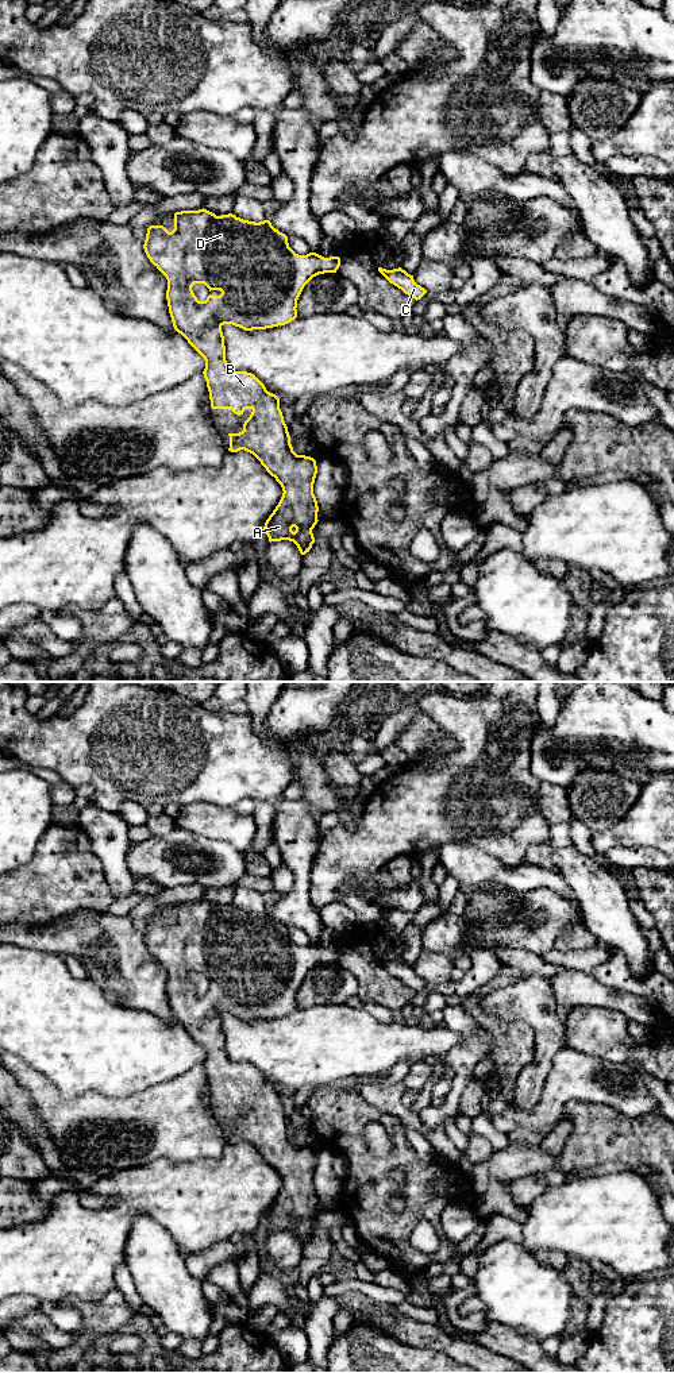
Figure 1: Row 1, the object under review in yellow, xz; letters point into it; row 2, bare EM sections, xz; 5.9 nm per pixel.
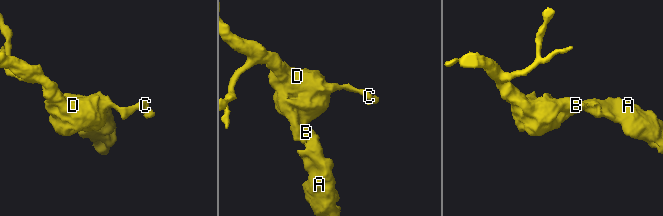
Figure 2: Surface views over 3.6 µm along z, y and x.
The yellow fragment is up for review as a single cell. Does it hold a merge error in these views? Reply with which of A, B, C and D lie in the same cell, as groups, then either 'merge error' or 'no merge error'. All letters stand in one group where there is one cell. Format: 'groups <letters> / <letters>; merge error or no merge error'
groups A B C D; no merge error

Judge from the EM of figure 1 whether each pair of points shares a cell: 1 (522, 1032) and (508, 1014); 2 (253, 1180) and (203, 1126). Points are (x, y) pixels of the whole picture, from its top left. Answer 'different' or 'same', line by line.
1: different
2: different

